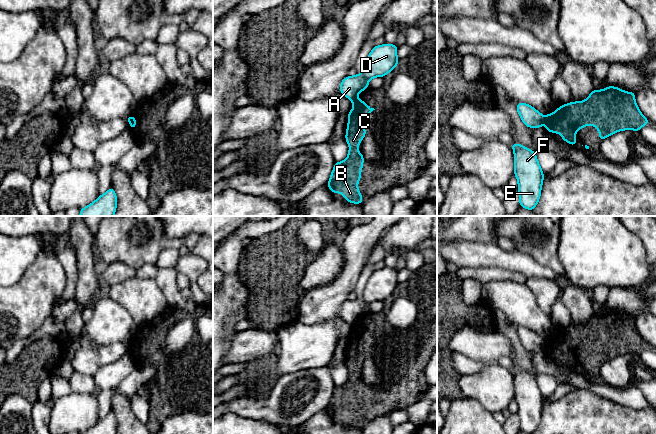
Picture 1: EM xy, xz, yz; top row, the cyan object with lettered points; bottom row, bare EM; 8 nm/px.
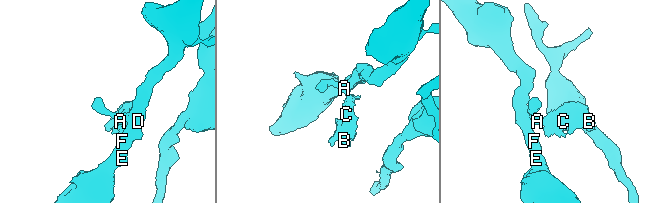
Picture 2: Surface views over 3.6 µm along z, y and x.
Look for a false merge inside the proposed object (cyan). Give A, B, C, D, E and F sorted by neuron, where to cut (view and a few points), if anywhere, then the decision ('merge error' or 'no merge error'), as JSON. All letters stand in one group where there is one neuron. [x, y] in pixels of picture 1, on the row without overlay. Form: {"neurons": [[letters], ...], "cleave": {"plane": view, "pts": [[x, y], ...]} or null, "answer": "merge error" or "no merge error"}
{"neurons": [["A", "D", "E", "F"], ["B", "C"]], "cleave": {"plane": "yz", "pts": [[543, 341], [544, 345]]}, "answer": "merge error"}

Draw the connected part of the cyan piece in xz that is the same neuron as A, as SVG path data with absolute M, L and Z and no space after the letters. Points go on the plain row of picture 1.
M382 268L374 270L366 284L361 298L347 300L341 305L340 316L350 324L363 314L368 312L368 307L372 302L384 301L399 288L397 282L398 271L393 268Z

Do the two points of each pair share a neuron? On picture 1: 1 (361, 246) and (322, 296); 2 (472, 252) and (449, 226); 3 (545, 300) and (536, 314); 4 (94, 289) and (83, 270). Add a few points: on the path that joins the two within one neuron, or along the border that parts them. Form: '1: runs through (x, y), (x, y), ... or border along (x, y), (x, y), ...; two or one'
1: runs through (355, 260), (351, 272), (336, 287); one
2: border along (447, 241), (482, 241), (485, 243); two
3: border along (528, 288), (538, 306), (550, 316); two
4: runs through (89, 284), (87, 275); one

